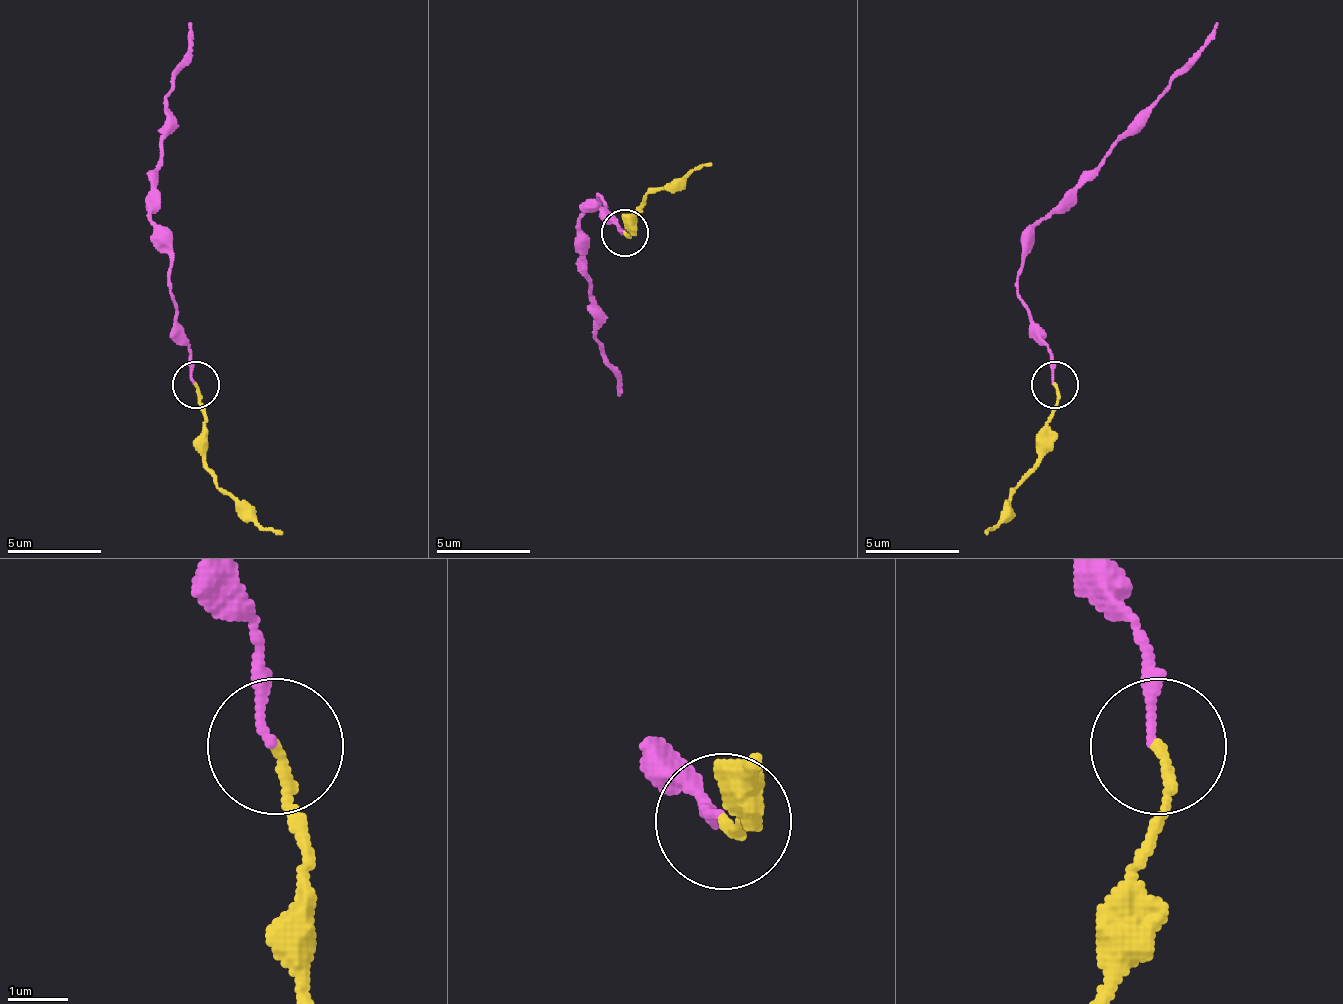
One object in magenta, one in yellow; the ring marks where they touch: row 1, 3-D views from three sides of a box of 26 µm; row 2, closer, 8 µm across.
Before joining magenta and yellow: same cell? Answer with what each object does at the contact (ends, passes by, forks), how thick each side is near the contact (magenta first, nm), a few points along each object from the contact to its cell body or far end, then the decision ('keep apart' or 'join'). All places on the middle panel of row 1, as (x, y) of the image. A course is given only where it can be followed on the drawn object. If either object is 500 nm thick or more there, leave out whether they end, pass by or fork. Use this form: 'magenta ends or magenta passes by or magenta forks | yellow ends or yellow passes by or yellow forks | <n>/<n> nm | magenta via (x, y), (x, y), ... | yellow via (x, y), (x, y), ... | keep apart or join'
magenta ends | yellow ends | 120/150 nm | magenta via (623, 229), (618, 229), (600, 196), (600, 201), (581, 220), (581, 267), (595, 337), (618, 375), (618, 394) | yellow via (623, 234), (632, 229), (632, 210), (693, 168), (712, 163) | keep apart

